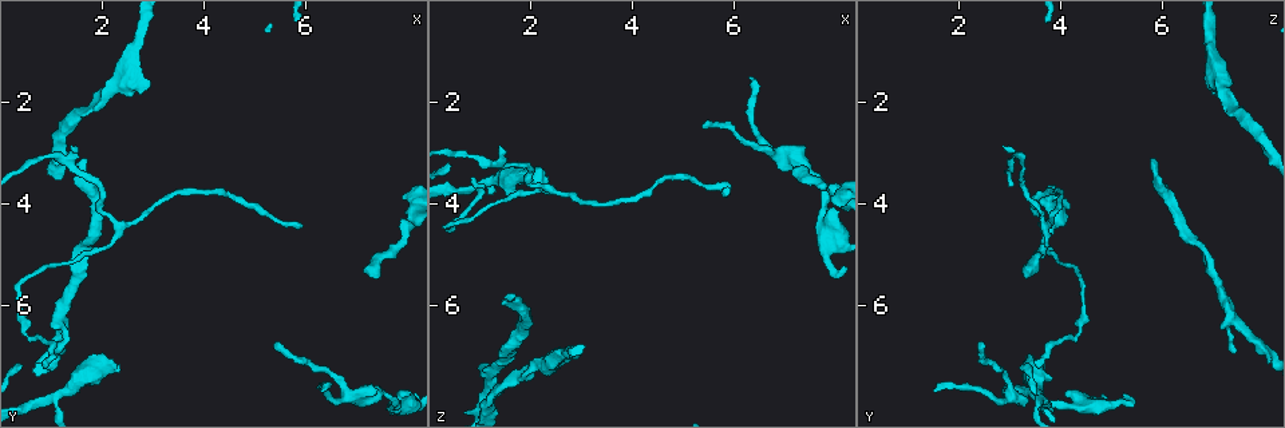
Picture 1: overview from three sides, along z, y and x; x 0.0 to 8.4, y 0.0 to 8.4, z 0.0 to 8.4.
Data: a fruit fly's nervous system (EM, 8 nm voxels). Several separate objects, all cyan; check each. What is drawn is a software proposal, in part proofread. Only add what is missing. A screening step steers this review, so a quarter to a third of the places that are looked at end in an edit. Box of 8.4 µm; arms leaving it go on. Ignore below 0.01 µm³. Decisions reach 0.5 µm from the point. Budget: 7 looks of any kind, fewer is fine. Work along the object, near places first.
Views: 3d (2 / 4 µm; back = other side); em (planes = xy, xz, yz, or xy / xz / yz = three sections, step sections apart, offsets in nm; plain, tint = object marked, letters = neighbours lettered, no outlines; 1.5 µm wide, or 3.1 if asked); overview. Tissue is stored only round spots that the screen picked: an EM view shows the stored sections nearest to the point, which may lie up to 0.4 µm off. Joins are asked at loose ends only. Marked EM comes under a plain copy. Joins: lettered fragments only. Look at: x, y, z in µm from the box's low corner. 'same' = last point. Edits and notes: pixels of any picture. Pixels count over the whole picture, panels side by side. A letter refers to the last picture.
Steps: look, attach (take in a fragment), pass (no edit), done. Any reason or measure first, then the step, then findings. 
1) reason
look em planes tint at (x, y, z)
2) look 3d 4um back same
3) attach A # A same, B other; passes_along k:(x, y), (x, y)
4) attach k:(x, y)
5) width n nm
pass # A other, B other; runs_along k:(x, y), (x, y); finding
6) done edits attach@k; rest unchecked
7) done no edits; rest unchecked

free end
look em planes tint at (2.35, 7.20, 3.65)

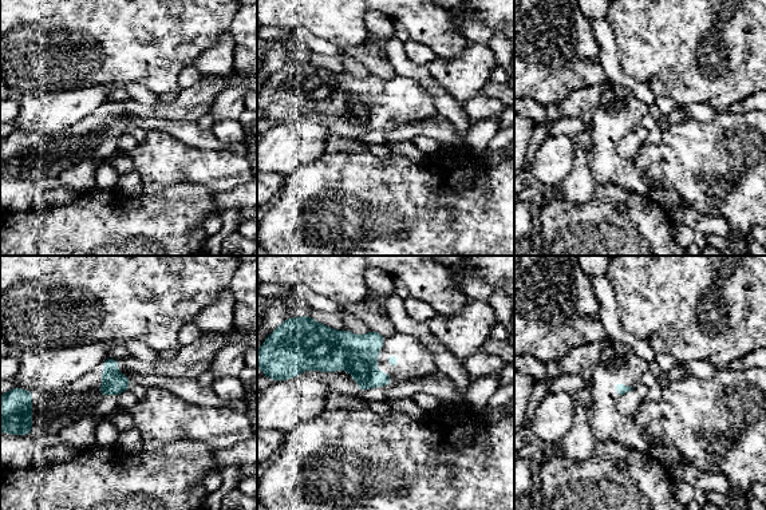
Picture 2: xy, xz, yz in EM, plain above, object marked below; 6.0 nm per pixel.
look em planes letters same

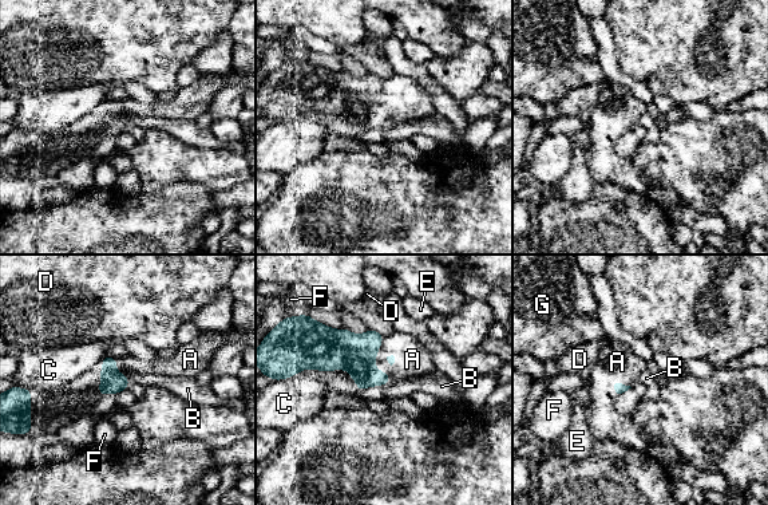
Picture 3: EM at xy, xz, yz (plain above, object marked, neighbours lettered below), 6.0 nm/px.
longest_contact A 280 nm
attach A # A same, B other, C other, D other, E other, F other, G other; passes_along 3:(335, 348), (373, 361), (412, 359); the neuron continues

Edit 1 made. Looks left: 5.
free end
look 3d 4um back at (1.60, 3.10, 5.80)

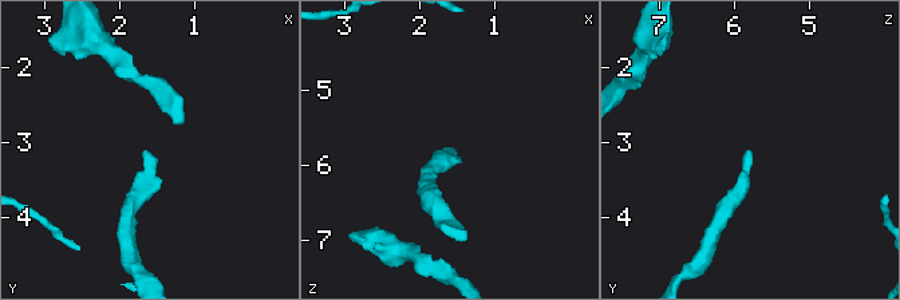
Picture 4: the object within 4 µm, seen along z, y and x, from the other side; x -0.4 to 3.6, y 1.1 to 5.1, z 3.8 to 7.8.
look em planes letters at (1.70, 3.10, 5.75)

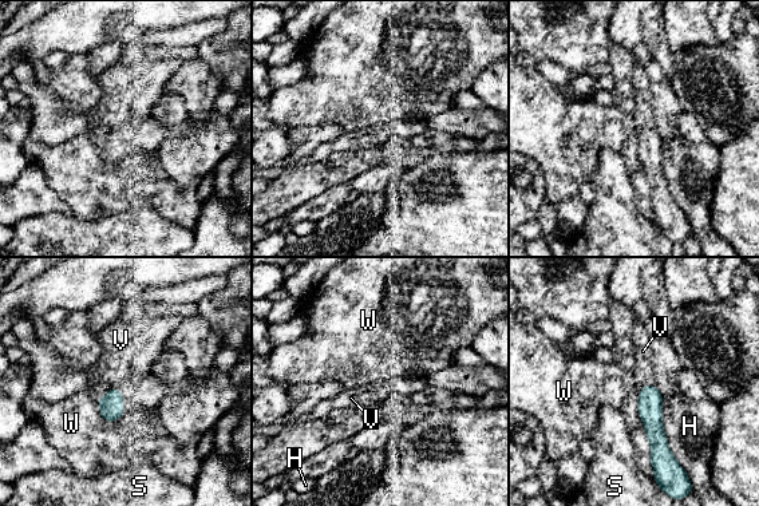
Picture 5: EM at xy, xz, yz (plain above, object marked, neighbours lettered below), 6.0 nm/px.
longest_contact H 440 nm
attach V # H other, S other, V same, W other; passes_along 5:(651, 400), (651, 386), (643, 351); it goes on there

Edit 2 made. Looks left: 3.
redraw
look overview

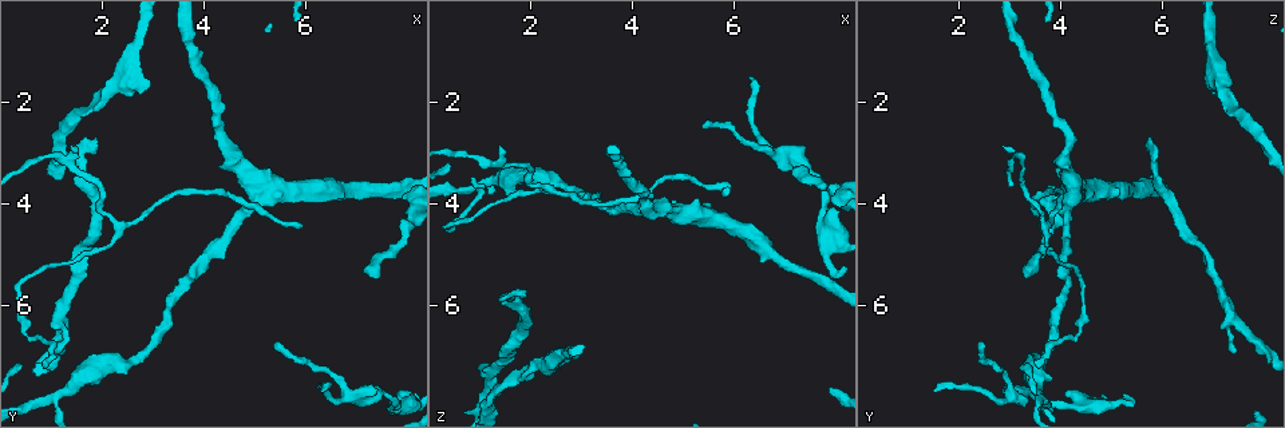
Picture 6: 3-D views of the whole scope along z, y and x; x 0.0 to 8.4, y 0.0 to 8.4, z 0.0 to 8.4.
tapers out
look 3d 4um at (6.30, 7.65, 1.55)

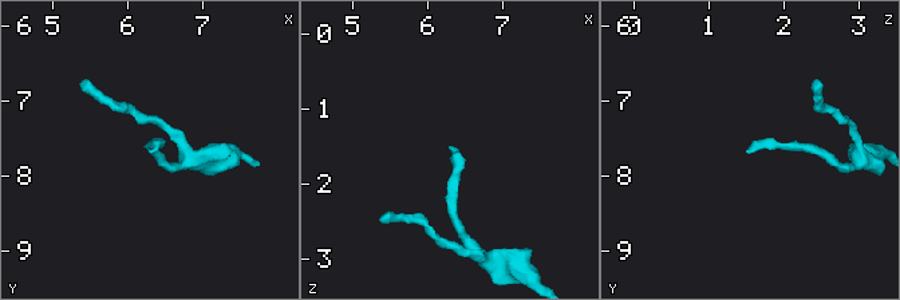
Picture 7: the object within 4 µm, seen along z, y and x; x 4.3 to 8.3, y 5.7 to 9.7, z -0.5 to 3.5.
shape alone is not enough
look em planes letters at (6.30, 7.65, 1.50)

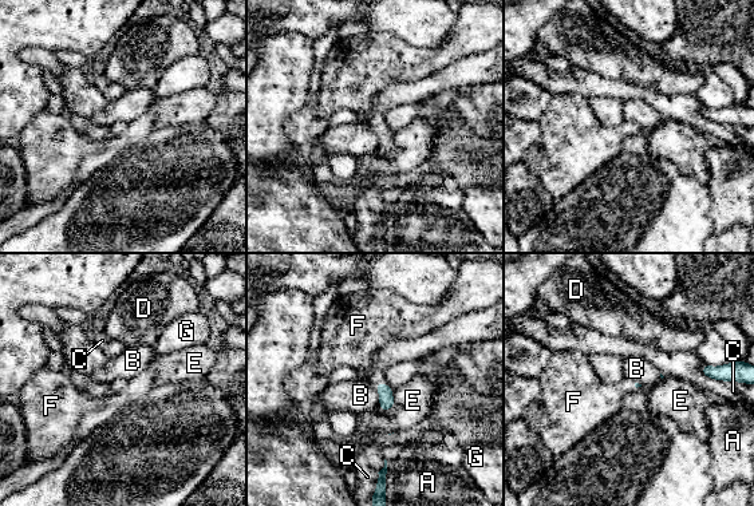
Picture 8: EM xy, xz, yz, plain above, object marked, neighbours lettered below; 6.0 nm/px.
attach F # A other, B other, C other, D other, E other, F same, G other; passes_along 8:(386, 403), (379, 382), (356, 347); the neuron continues

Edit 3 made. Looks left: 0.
done edits attach@3, attach@5, attach@8; rest unchecked

